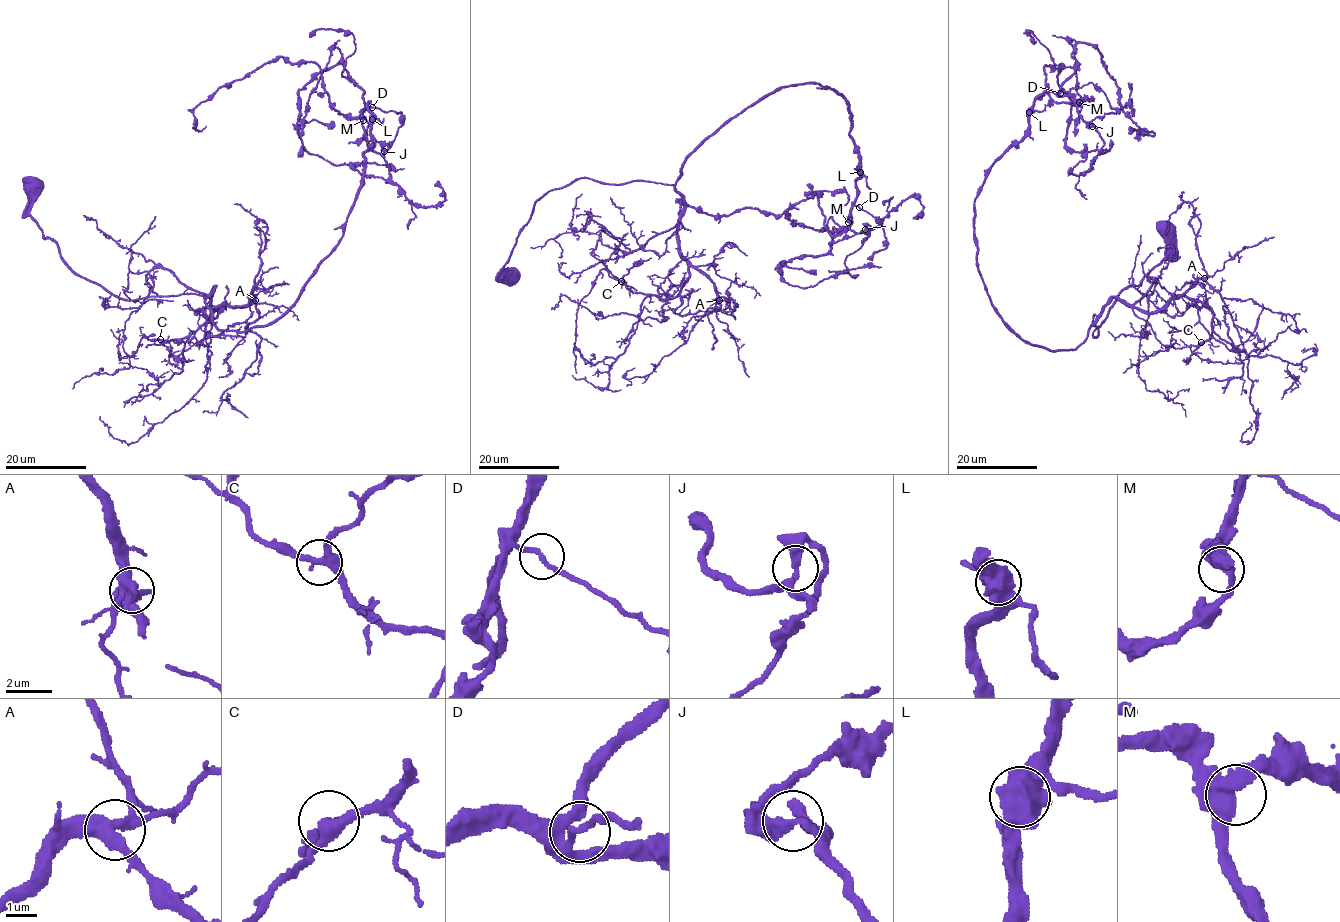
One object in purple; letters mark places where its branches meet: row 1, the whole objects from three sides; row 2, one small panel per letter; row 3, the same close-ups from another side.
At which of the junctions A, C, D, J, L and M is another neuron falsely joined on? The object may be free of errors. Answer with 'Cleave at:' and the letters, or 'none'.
Cleave at: none

